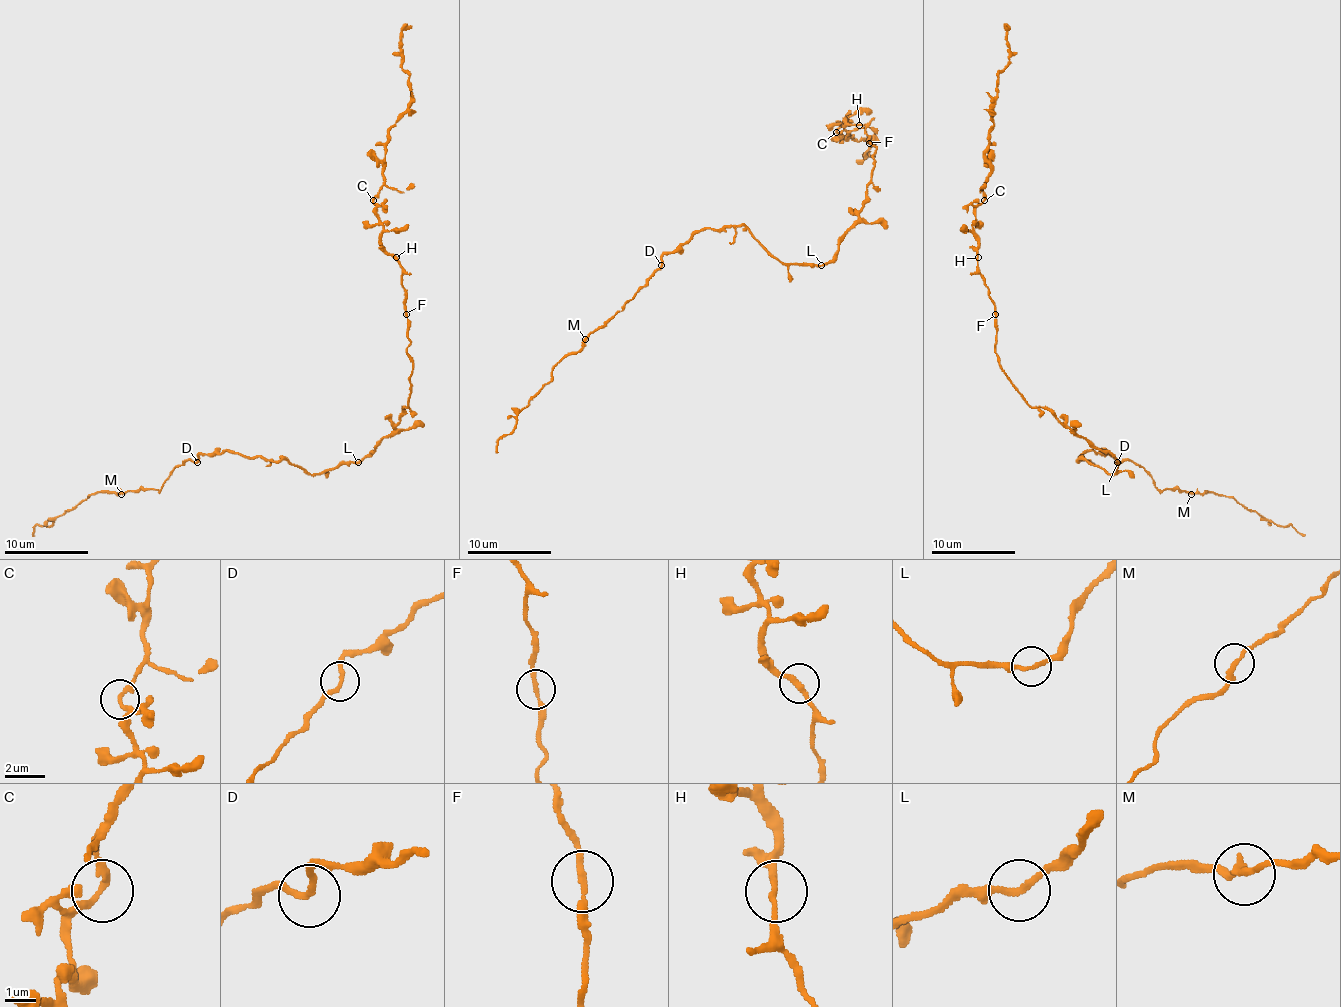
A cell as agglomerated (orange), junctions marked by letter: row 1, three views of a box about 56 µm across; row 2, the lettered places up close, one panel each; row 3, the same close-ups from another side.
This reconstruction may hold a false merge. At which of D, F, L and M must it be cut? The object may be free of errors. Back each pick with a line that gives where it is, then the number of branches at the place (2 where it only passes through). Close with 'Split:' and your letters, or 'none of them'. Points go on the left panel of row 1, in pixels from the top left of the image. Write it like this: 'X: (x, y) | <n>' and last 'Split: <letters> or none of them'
Split: none of them

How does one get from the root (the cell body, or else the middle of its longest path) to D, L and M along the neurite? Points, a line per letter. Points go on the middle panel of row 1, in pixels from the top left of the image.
D: (840, 237), (838, 252), (823, 265), (785, 265), (743, 225), (728, 225), (697, 231), (667, 252), (661, 265)
L: (840, 237), (838, 252), (821, 265)
M: (840, 237), (838, 252), (823, 265), (785, 265), (743, 225), (697, 231), (667, 252), (623, 309), (585, 339)

